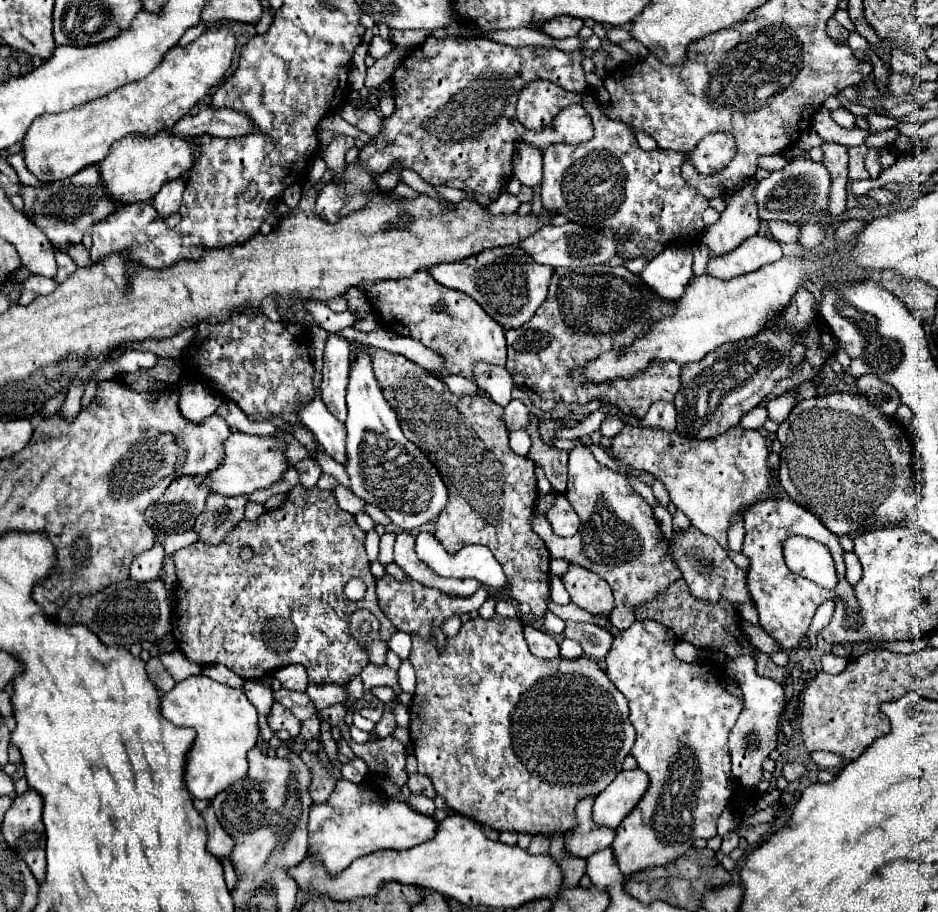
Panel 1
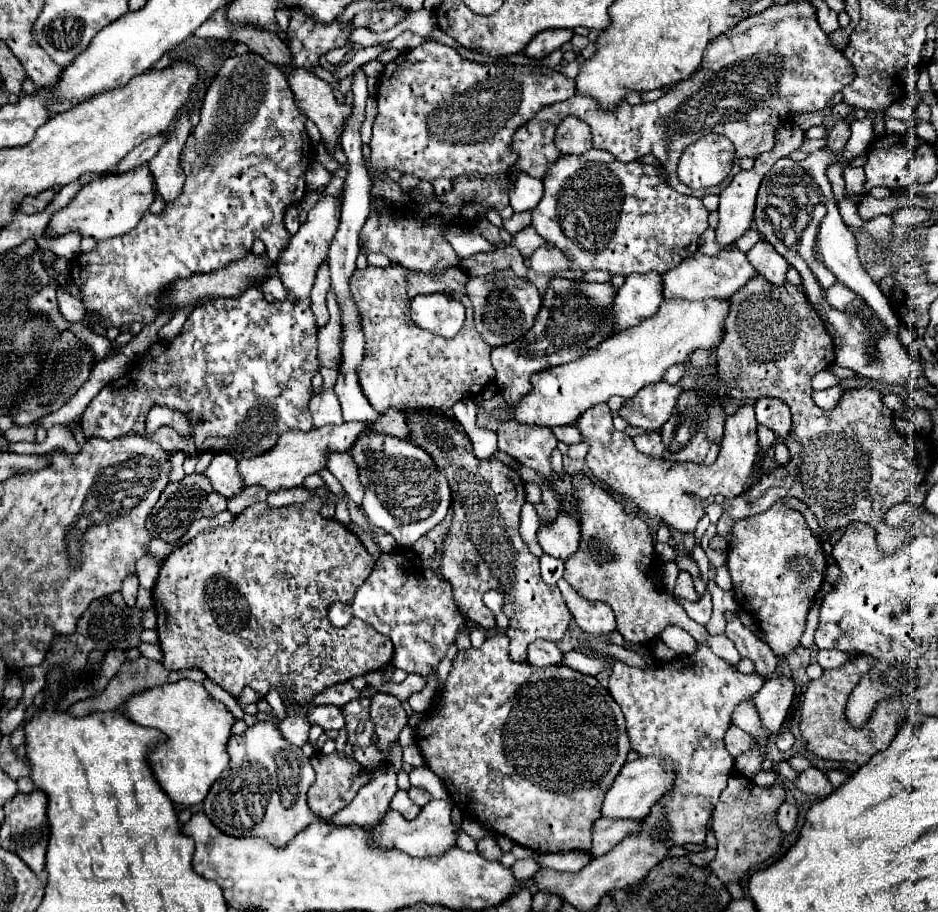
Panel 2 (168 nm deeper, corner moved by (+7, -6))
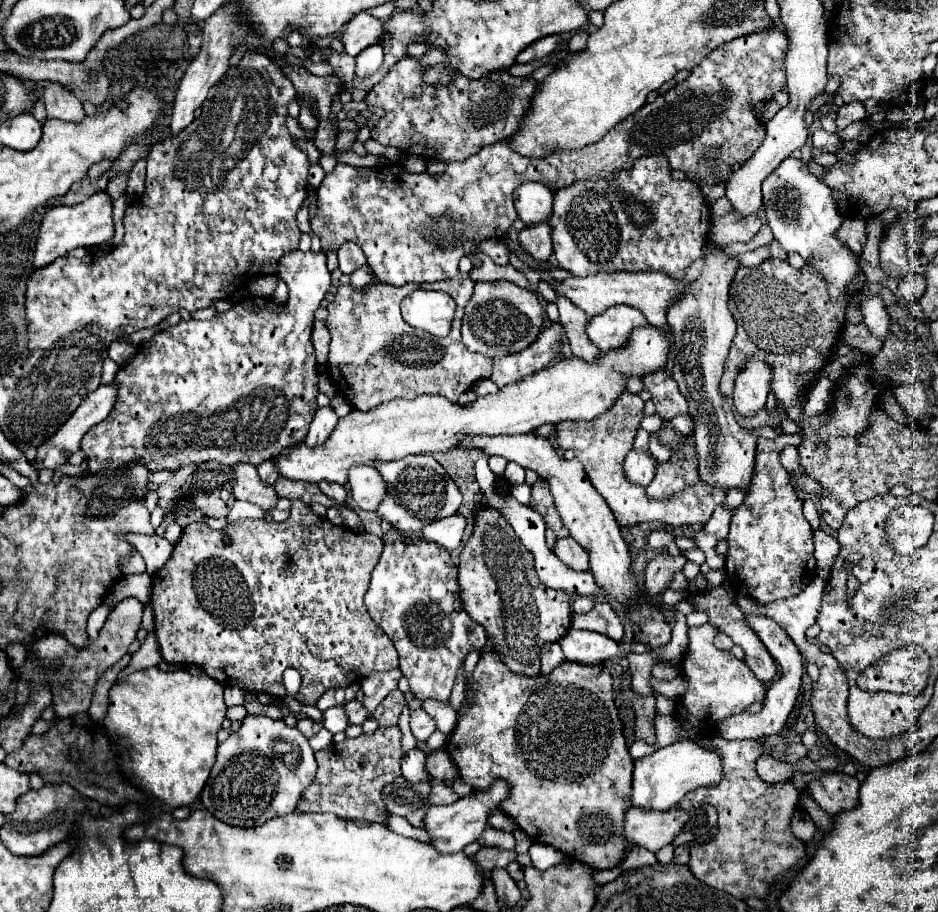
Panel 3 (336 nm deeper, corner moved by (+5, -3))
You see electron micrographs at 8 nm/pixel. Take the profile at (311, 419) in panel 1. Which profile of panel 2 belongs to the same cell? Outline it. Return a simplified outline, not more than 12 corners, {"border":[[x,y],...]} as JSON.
{"border":[[326,452],[326,468],[360,506],[362,484],[348,452]]}

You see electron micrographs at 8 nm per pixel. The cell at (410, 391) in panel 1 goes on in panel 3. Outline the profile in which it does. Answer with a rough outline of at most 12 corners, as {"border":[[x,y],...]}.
{"border":[[498,511],[462,549],[464,609],[512,673],[540,675],[540,645],[570,629]]}

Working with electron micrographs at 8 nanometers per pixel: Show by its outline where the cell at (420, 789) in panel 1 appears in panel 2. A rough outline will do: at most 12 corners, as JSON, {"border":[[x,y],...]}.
{"border":[[410,788],[408,796],[414,804],[426,806],[430,792],[424,788]]}

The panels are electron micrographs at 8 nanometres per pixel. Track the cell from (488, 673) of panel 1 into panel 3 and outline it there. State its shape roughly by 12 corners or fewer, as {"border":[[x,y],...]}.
{"border":[[496,651],[446,743],[532,841],[618,867],[634,761],[610,669]]}

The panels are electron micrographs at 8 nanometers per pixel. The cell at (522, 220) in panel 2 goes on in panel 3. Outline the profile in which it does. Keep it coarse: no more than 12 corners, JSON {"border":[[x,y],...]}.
{"border":[[548,223],[526,227],[518,239],[538,261],[552,255]]}

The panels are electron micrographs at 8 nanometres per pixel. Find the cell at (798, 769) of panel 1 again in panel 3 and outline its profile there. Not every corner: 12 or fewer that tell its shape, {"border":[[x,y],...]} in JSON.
{"border":[[834,771],[810,781],[828,815],[858,805],[860,781]]}

